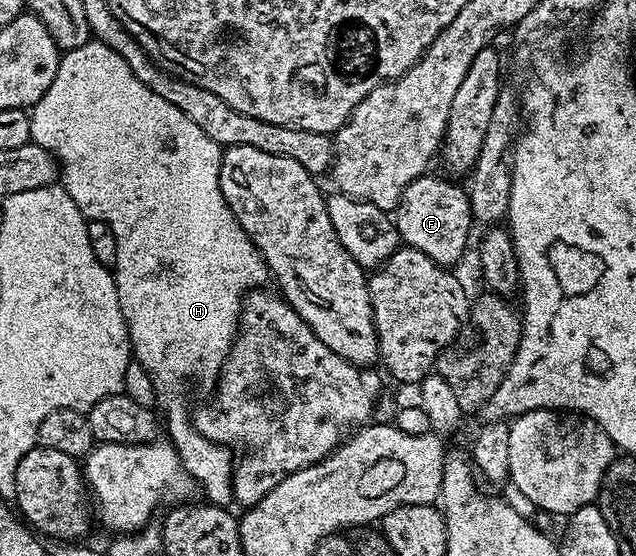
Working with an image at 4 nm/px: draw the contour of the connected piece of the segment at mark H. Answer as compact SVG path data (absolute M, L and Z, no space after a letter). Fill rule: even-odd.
M91 41L80 45L80 49L72 49L71 51L65 52L58 60L58 68L56 69L56 77L52 77L52 85L48 85L48 93L44 93L44 97L40 97L40 101L35 103L32 110L29 112L30 117L30 138L33 143L40 145L44 149L48 149L48 153L52 153L54 158L58 161L60 168L60 183L61 186L66 188L68 197L72 197L72 201L76 201L76 209L80 209L80 213L86 218L86 220L95 219L96 221L104 221L104 225L108 225L108 229L112 229L112 233L116 236L116 261L112 268L112 274L114 276L114 284L116 285L116 293L118 294L118 300L120 301L120 309L124 313L124 321L126 322L126 328L130 334L130 350L133 358L147 371L148 374L154 378L154 387L162 395L174 395L166 403L166 419L164 415L164 431L168 436L171 443L173 443L176 453L180 457L182 467L191 475L194 479L195 484L203 491L205 498L211 503L217 503L219 505L226 505L231 502L232 499L232 476L234 474L234 463L232 462L232 451L231 448L223 447L221 443L214 443L210 439L205 439L201 433L194 427L192 422L192 411L191 408L186 408L186 403L181 399L178 394L186 387L186 382L189 379L199 379L202 383L213 384L217 380L222 367L226 363L226 359L230 355L230 350L234 348L234 341L238 338L238 329L240 326L240 316L242 314L242 298L246 295L246 292L252 291L263 286L262 282L267 282L268 272L266 270L266 262L262 259L262 254L256 249L254 242L248 237L248 233L244 233L244 229L236 221L236 217L228 205L224 201L224 193L220 193L220 161L222 160L223 148L218 146L216 141L212 141L212 137L208 137L208 133L204 133L204 129L199 129L195 123L188 121L188 117L184 117L184 113L180 113L180 109L176 109L176 105L172 105L172 101L164 101L164 97L160 97L160 93L152 93L152 89L148 89L148 85L144 85L144 81L140 81L136 77L136 73L132 73L132 69L128 69L128 61L124 61L124 57L120 57L120 53L116 53L112 49L108 49L108 45L99 43L97 41Z

